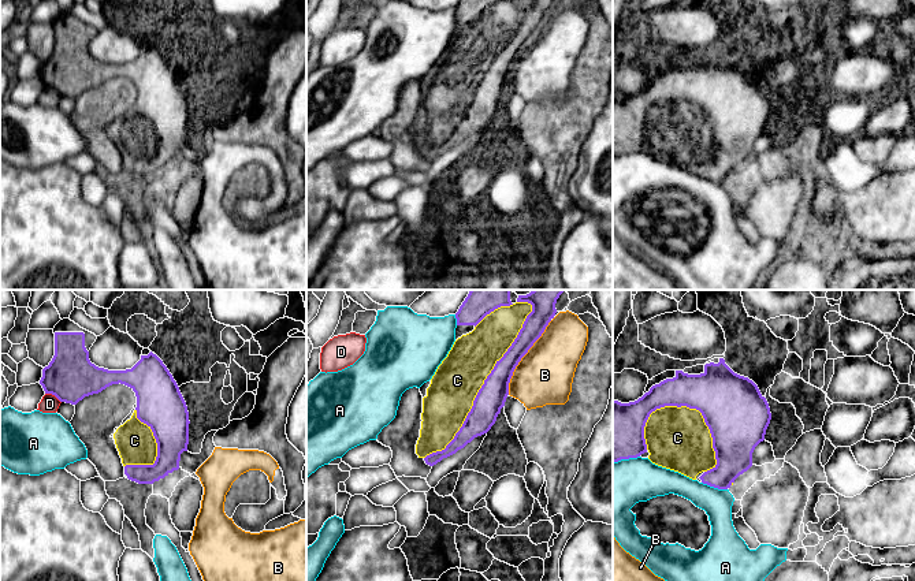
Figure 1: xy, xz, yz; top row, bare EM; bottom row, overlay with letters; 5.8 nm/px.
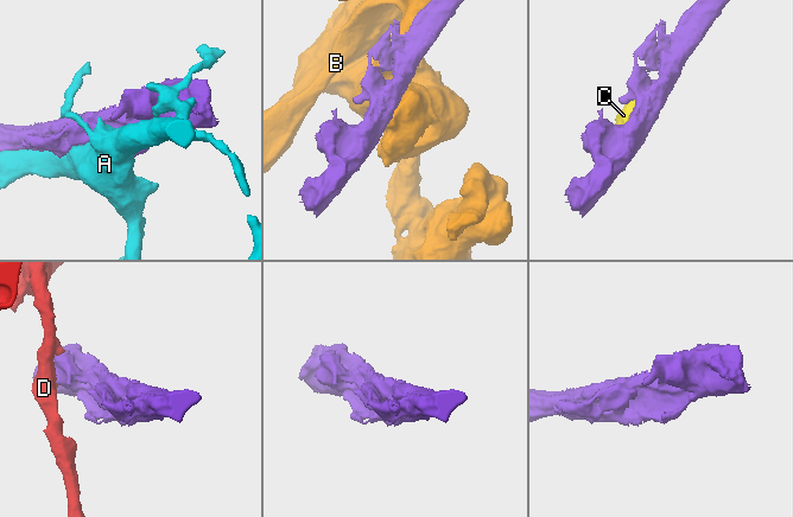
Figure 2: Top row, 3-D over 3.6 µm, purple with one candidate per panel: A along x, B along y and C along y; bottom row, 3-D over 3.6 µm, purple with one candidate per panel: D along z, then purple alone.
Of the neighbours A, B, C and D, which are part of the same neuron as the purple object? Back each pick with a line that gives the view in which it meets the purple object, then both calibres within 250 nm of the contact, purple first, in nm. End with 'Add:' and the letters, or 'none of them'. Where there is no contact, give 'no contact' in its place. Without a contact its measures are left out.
C: contact in xz; calibres 170 and 280 nm
Add: C

